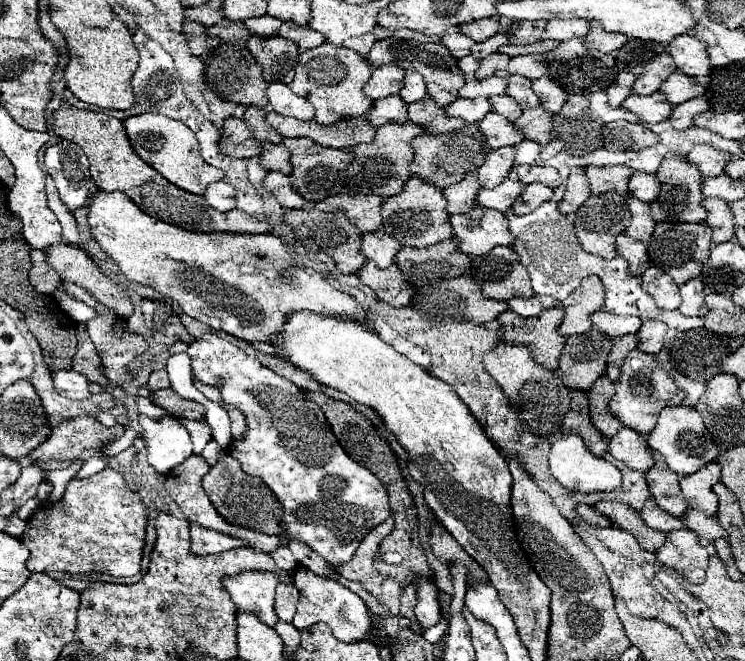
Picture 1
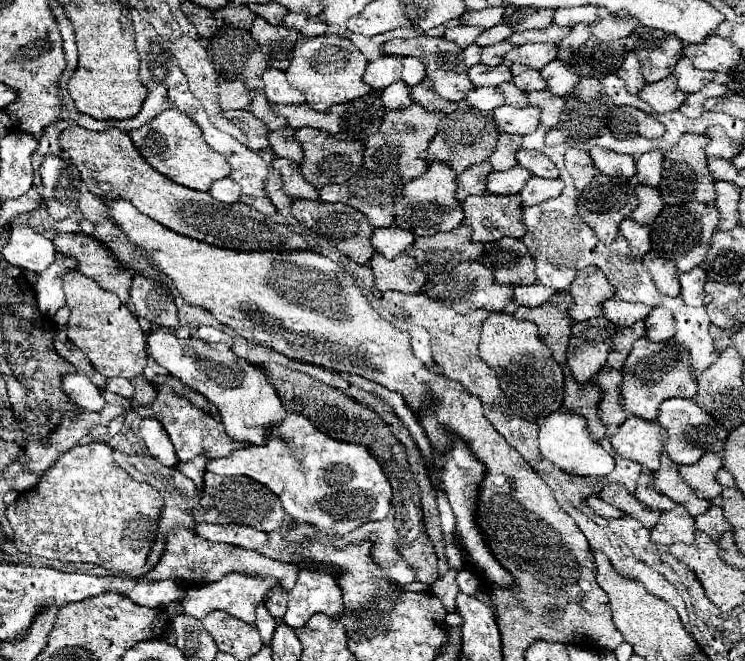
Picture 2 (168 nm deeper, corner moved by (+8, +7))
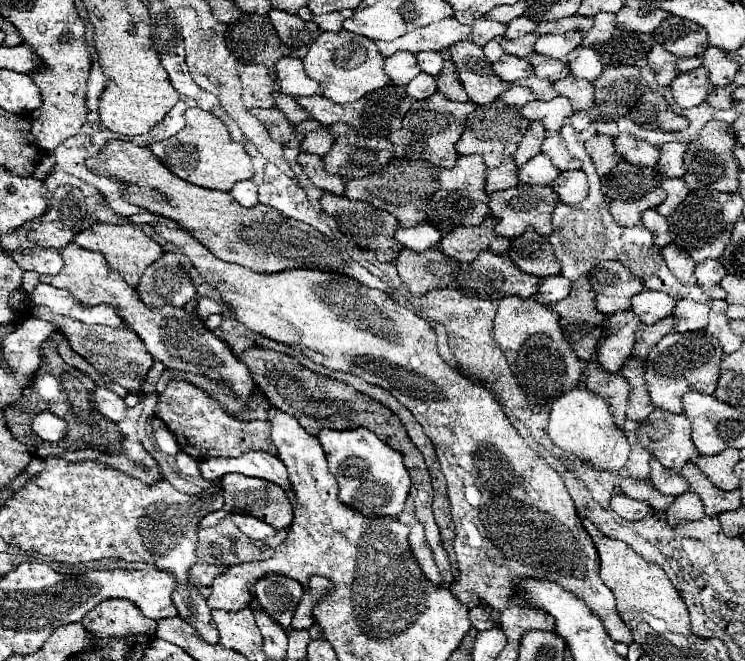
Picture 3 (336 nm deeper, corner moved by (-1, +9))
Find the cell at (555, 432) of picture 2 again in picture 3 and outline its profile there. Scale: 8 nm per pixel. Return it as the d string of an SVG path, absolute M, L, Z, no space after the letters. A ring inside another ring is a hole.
M584 386L566 392L552 404L548 434L558 448L578 456L584 462L590 462L596 470L620 470L624 468L630 454L630 446L624 438L624 432L614 426L608 402L604 398L594 396Z

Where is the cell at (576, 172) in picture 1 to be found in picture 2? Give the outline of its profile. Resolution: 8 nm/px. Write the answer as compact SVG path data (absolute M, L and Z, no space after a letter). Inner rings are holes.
M569 148L565 154L565 166L567 166L569 174L573 176L577 190L583 190L593 180L593 176L597 174L595 164L591 162L591 156L587 150Z

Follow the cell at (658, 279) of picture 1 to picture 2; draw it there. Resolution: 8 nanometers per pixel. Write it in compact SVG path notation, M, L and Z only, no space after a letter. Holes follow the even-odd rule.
M649 252L643 256L643 264L645 268L651 272L655 286L667 294L667 296L679 296L679 278L677 278L677 270L675 270L675 262L657 256L657 252Z

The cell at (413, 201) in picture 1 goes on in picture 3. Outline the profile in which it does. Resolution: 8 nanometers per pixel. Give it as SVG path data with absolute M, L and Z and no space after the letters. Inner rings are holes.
M478 154L458 156L454 168L444 168L438 176L438 190L424 208L426 222L430 222L442 234L458 226L478 226L488 216L488 194L484 192L484 172L486 164Z

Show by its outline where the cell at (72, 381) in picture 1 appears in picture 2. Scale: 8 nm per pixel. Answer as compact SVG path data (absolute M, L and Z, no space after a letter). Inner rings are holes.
M65 374L63 376L63 390L65 394L89 412L101 412L105 408L105 398L101 396L99 388L83 374Z

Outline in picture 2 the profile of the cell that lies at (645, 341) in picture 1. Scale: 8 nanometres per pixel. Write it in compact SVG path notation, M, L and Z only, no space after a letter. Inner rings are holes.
M653 308L645 324L647 324L647 338L653 342L669 340L675 334L675 320L671 310L667 308Z

